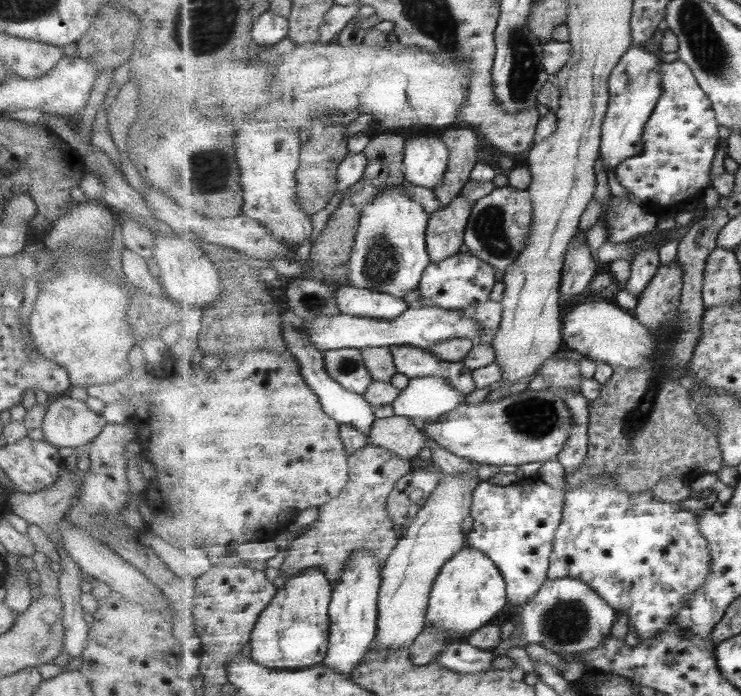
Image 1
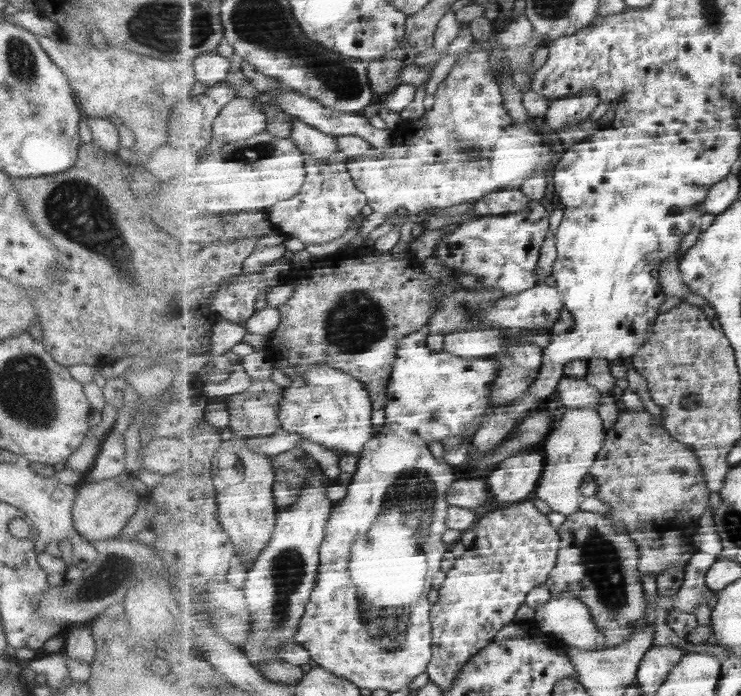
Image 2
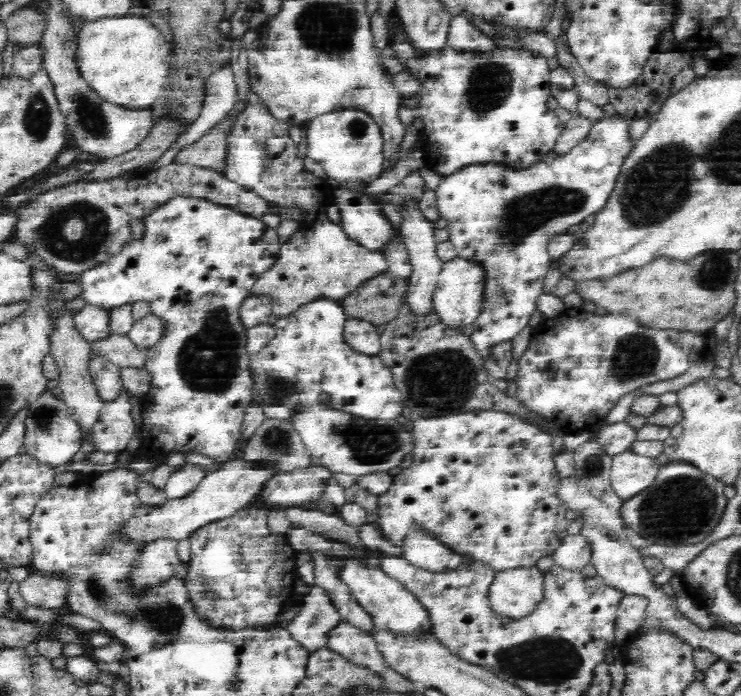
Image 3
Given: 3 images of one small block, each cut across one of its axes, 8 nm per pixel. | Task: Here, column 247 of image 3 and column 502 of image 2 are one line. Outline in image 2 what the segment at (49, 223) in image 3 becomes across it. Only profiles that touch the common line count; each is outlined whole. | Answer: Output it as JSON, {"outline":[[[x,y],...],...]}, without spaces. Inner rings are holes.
{"outline":[[[521,189],[495,191],[474,202],[474,213],[479,216],[518,213],[529,206],[530,200]]]}

